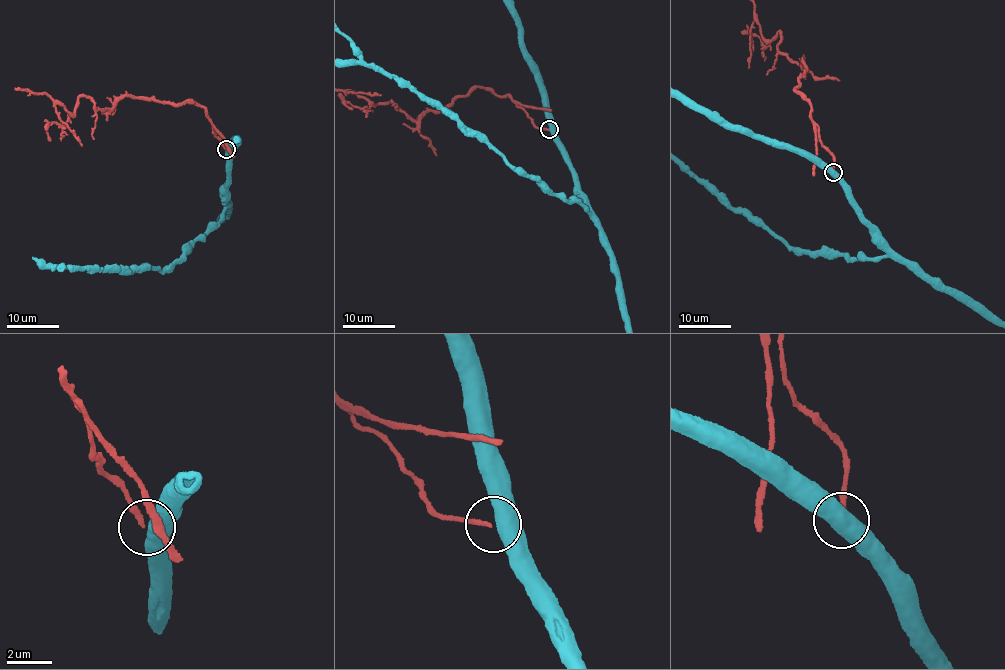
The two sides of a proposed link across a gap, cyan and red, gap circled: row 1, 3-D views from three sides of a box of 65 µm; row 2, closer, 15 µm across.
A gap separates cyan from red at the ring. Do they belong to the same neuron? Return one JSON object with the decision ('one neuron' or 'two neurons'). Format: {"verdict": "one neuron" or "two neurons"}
{"verdict": "two neurons"}

